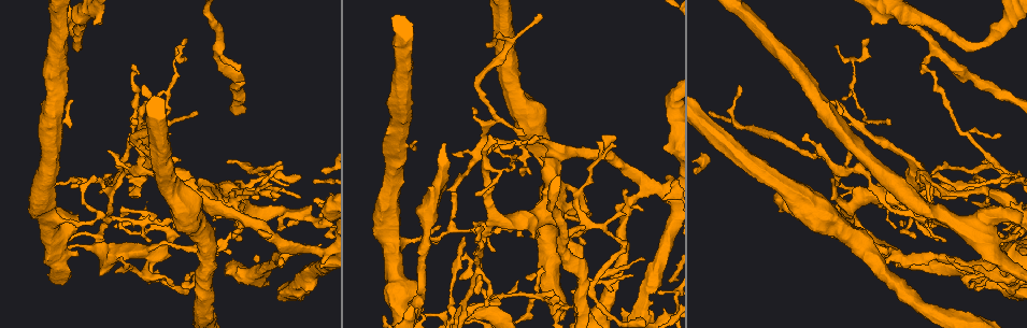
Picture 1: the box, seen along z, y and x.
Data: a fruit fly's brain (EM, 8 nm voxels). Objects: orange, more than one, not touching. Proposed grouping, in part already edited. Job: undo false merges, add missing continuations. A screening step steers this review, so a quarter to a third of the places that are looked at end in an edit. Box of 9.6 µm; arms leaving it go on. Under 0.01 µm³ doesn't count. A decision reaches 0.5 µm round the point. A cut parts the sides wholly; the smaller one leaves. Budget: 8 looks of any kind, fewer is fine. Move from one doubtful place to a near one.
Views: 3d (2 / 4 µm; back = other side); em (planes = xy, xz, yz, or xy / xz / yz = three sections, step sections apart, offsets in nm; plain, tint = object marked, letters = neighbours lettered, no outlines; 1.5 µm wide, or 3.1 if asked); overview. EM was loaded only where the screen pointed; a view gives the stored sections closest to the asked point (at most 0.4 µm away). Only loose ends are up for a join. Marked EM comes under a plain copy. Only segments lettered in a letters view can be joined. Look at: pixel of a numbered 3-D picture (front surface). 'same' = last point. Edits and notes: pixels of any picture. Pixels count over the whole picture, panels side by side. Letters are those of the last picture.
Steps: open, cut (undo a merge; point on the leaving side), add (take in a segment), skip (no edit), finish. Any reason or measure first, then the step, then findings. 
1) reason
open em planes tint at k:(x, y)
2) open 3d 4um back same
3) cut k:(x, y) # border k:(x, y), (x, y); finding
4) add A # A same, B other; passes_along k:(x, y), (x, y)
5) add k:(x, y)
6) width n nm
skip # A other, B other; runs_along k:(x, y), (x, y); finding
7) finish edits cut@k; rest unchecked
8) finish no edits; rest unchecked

an open end
open 3d 4um at 1:(476, 294)

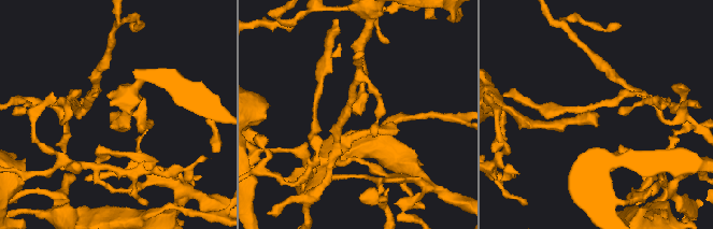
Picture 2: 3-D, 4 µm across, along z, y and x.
open em planes tint at 2:(356, 113)

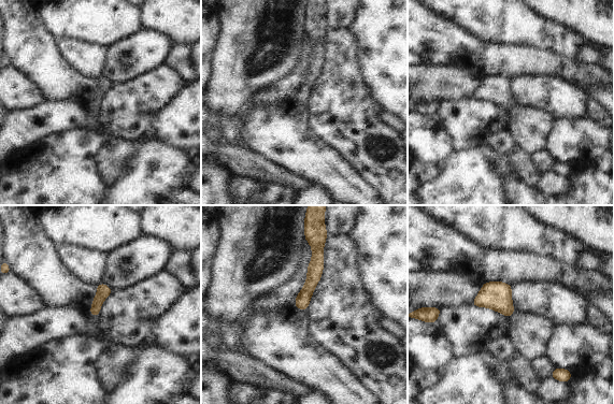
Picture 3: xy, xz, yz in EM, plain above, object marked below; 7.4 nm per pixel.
what lies round it
open em planes letters same

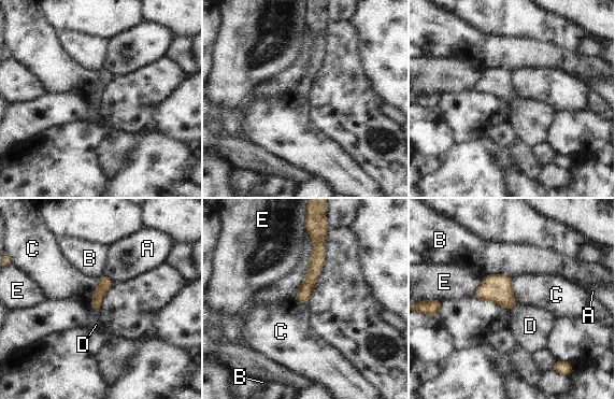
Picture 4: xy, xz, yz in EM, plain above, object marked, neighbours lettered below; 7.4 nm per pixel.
longest_contact B 220 nm
add D # A other, B other, C other, D same, E other; passes_along 4:(104, 284), (96, 308), (96, 325); the cell continues

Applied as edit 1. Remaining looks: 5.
thin end
open 3d 4um at 1:(896, 228)

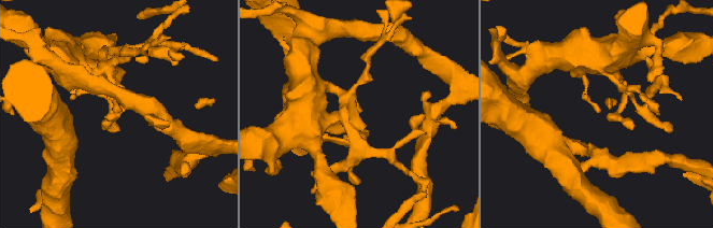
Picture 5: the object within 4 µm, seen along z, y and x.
now the EM
open em planes tint at 5:(598, 109)

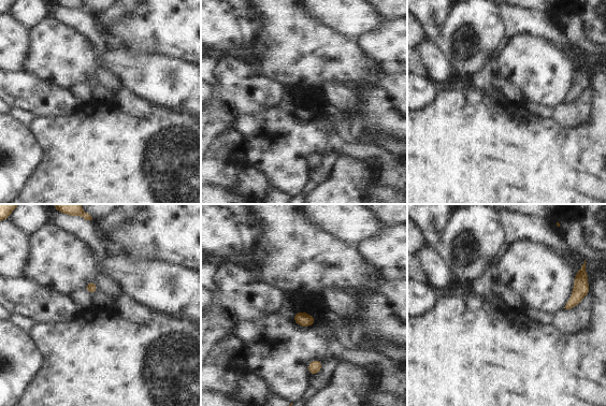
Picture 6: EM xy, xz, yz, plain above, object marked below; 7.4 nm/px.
see the neighbours
open em planes letters same

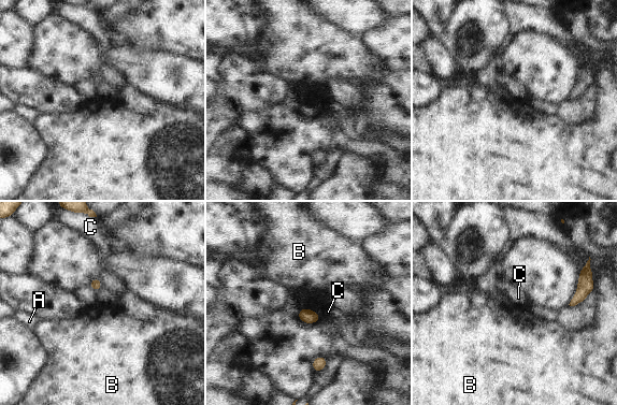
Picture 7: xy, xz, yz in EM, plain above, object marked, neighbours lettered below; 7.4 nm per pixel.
skip # A other, B other, C other; border 7:(303, 306), (316, 313); none of them fits

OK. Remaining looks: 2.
abrupt turn
open em planes letters at 1:(219, 49)

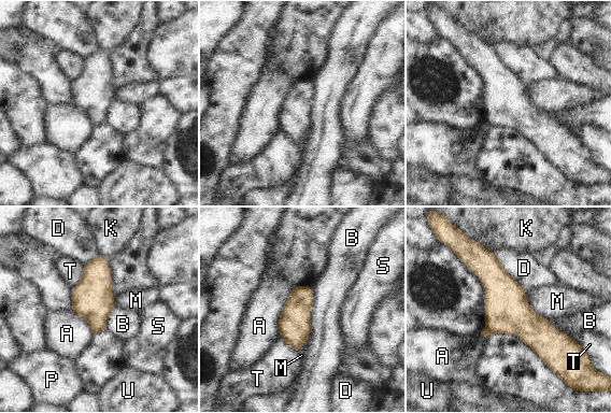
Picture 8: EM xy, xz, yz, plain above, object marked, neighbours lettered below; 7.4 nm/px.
longest_contact D 480 nm
cut 8:(482, 333) # A other, B other, D other, K other, M other, P other, S other, T other, U other; two cells meet here

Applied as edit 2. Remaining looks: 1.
finish edits add@4, cut@8; rest unchecked

